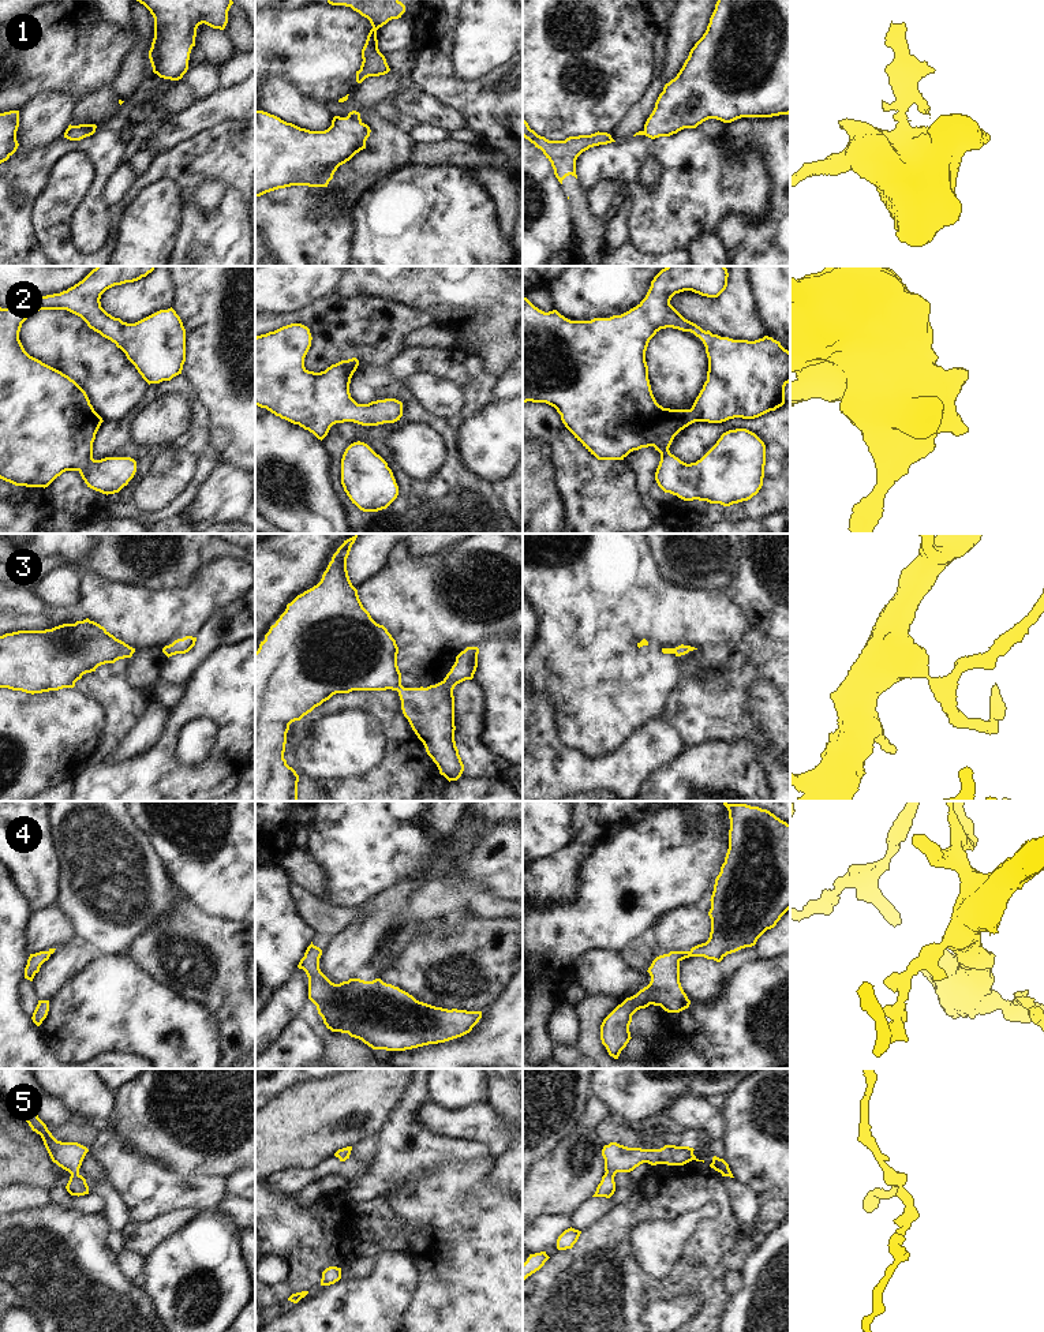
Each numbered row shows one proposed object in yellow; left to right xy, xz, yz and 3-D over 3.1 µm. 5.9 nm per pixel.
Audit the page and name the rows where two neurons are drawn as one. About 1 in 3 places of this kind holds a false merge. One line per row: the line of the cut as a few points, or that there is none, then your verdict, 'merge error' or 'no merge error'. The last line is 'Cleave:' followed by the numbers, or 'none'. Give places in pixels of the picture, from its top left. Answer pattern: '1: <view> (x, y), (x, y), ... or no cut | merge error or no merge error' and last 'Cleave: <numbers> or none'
1: xz (347, 116), (360, 122) | merge error
2: no cut | no merge error
3: no cut | no merge error
4: no cut | no merge error
5: no cut | no merge error
Cleave: 1

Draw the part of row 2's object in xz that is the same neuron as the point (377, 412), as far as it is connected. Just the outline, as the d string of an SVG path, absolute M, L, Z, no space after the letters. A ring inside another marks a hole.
M291 323L255 337L255 405L299 424L321 441L336 423L353 422L362 426L378 426L400 420L403 403L396 399L358 404L351 397L351 378L359 366L356 358L341 360L321 373L308 371L304 367L304 358L311 340L310 329L302 323Z

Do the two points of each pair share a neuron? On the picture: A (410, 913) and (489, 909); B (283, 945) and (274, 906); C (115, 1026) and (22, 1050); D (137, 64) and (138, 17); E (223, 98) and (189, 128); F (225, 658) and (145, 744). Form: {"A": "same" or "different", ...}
{"A": "same", "B": "same", "C": "different", "D": "same", "E": "same", "F": "different"}

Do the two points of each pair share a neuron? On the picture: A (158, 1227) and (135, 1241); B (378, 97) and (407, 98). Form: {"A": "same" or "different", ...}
{"A": "same", "B": "different"}

